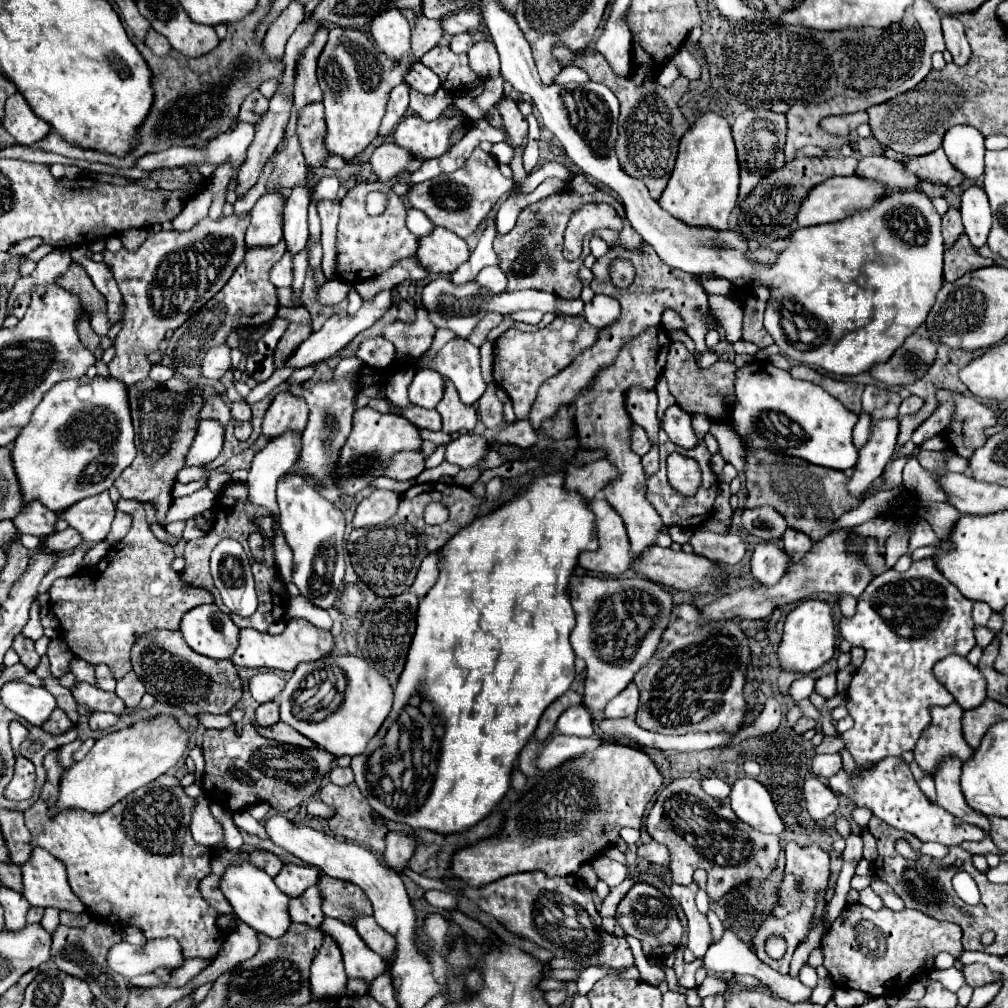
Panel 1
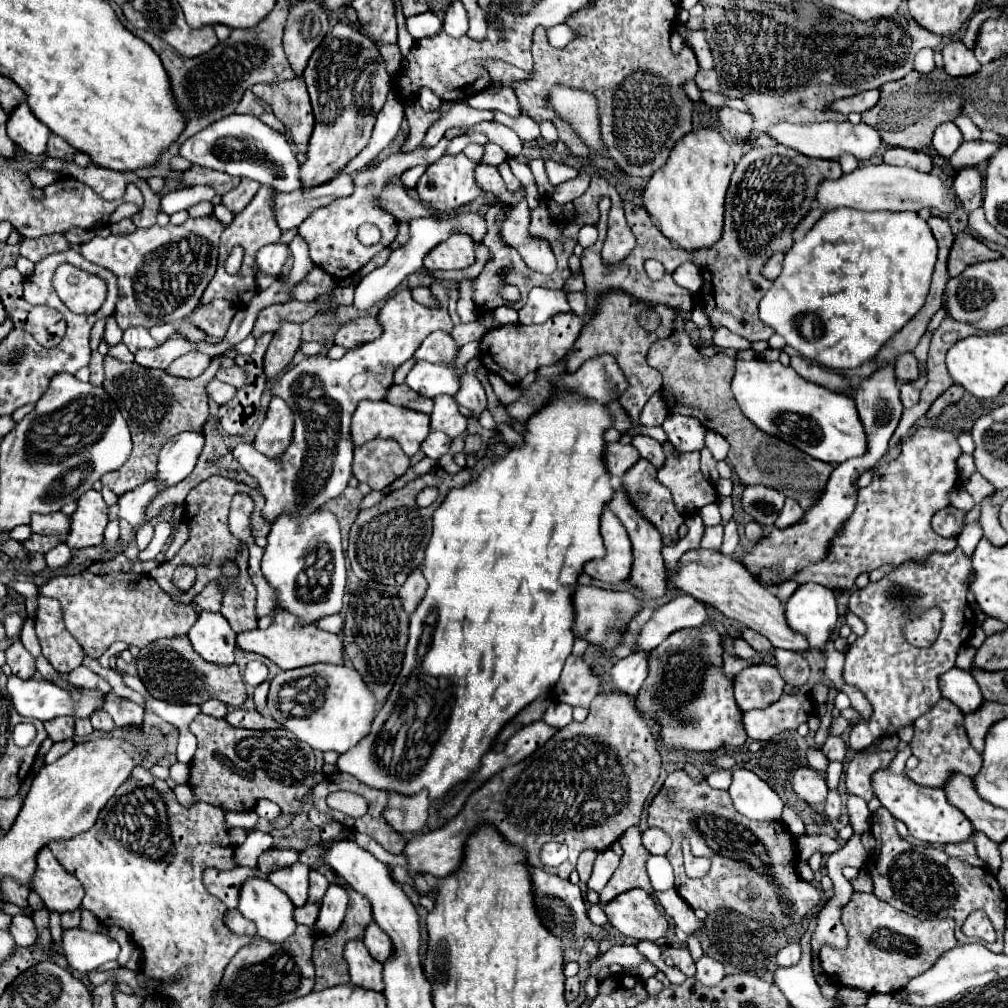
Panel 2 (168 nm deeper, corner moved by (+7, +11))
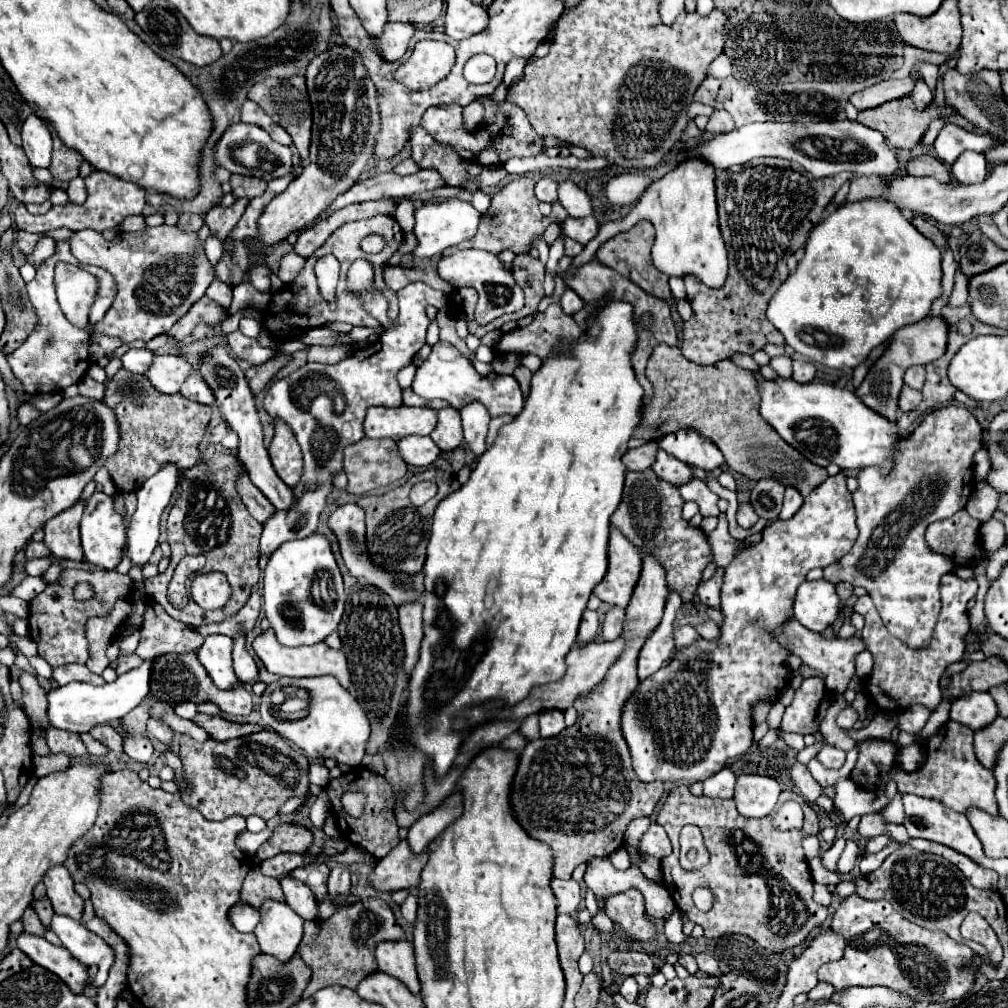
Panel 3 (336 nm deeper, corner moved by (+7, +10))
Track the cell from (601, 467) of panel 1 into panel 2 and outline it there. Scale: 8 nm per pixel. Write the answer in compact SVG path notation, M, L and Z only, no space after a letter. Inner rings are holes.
M607 443L603 453L605 467L609 475L621 477L633 463L639 461L639 453L633 445L621 445L621 443Z

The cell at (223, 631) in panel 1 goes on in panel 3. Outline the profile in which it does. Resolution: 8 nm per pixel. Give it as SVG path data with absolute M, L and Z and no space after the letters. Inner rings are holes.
M207 636L203 646L197 650L199 662L205 666L211 680L221 690L233 690L237 684L241 684L233 672L231 648L233 640L229 636Z

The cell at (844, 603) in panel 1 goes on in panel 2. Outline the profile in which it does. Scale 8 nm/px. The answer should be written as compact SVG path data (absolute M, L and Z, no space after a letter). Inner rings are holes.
M847 609L847 613L845 613L845 619L847 619L847 625L853 629L853 633L855 633L857 637L861 637L861 635L865 633L865 623L863 623L855 613L851 613L849 609Z

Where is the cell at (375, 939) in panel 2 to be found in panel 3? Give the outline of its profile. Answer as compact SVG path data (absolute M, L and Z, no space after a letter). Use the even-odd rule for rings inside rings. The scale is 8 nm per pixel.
M381 942L375 950L379 970L401 980L413 994L419 994L421 984L415 972L415 954L411 942Z

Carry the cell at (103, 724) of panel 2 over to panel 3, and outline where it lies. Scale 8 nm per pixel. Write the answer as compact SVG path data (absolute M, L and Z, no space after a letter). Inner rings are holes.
M99 724L95 726L91 732L89 732L95 740L99 740L101 744L105 744L109 750L113 752L123 752L123 738L111 728L111 726L105 726L105 724Z

